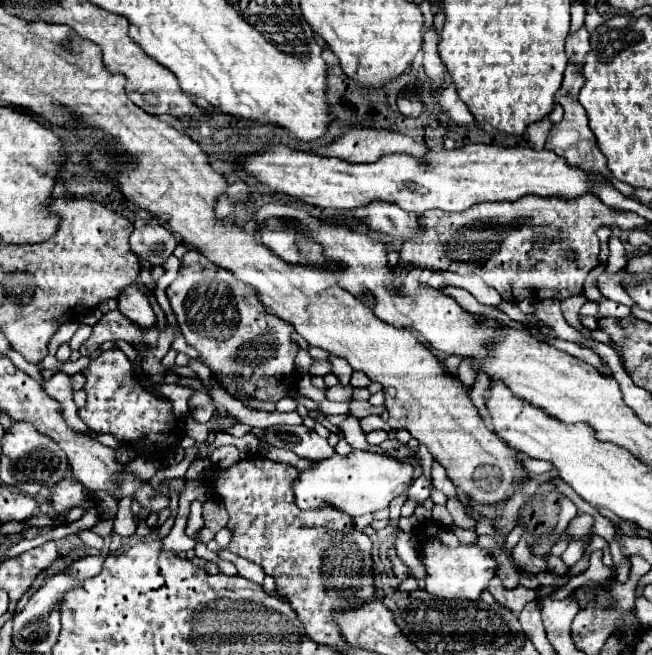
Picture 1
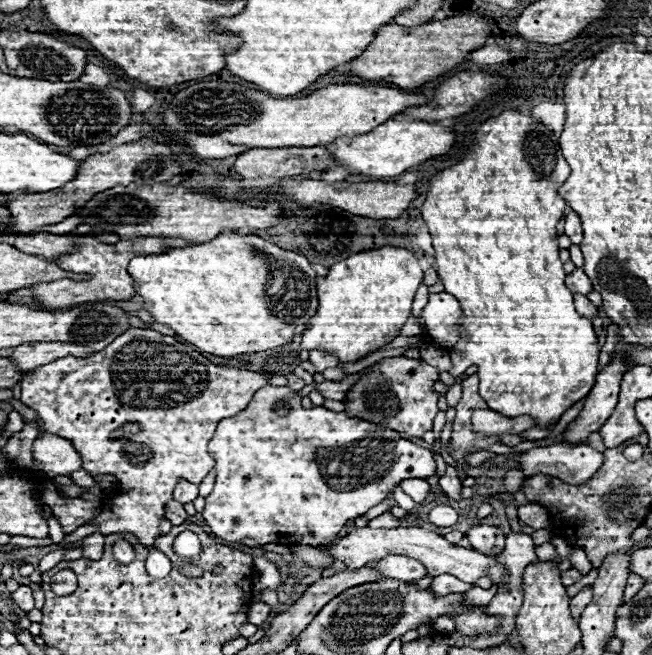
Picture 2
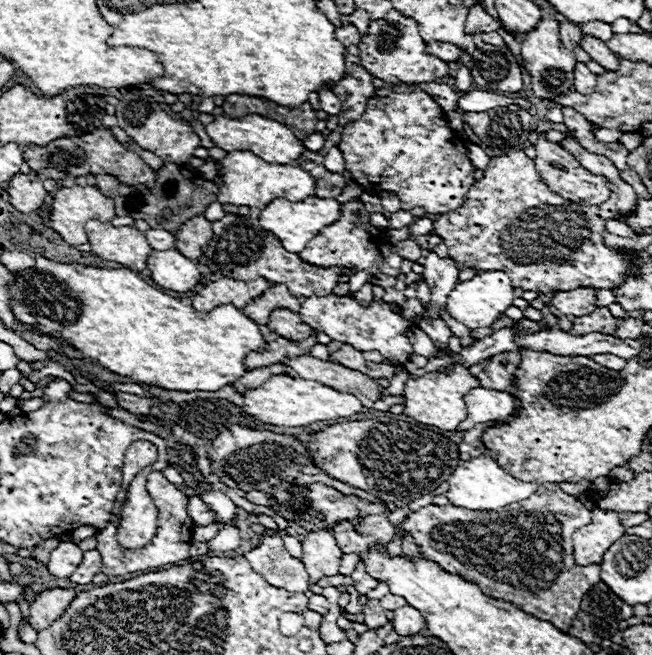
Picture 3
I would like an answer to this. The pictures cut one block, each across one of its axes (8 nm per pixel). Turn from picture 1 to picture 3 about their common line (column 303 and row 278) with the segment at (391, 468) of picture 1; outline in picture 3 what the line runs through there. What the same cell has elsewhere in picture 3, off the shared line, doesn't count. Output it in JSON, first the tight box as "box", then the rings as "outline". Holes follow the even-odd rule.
{"box":[446,272,514,328],"outline":[[[480,272],[472,280],[456,284],[446,302],[446,312],[466,328],[488,328],[500,314],[504,314],[512,306],[512,300],[514,286],[504,272]]]}

